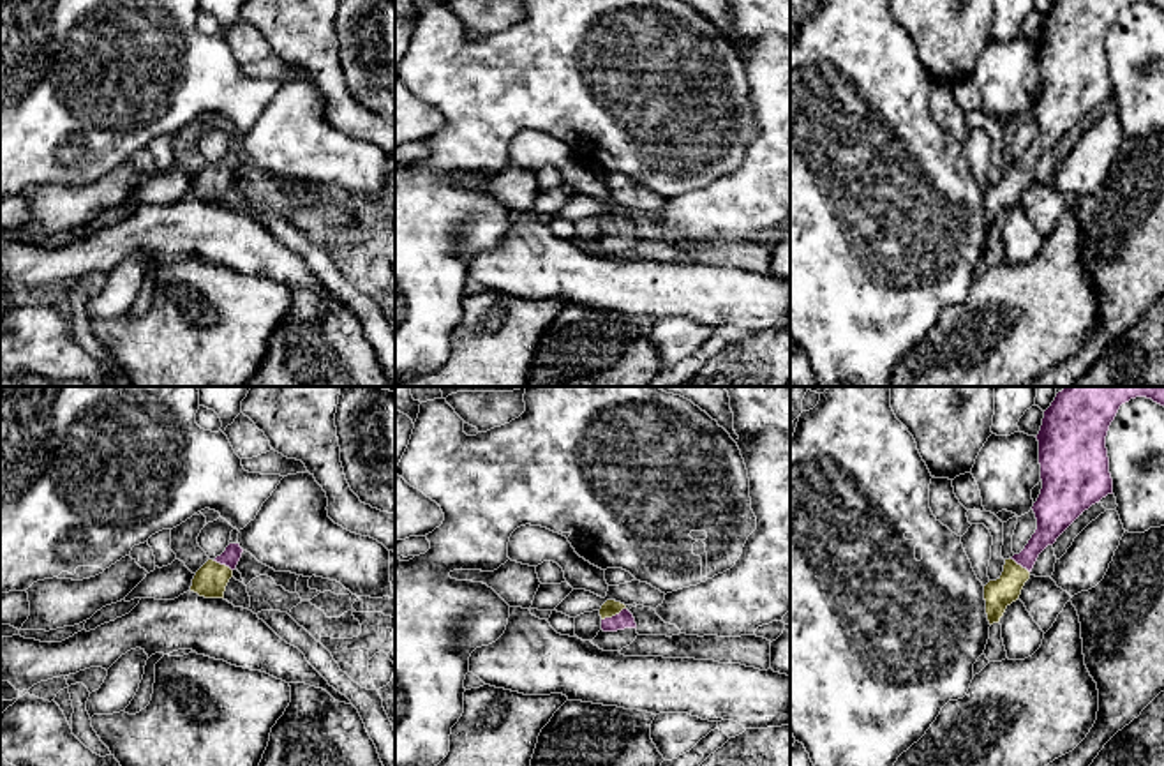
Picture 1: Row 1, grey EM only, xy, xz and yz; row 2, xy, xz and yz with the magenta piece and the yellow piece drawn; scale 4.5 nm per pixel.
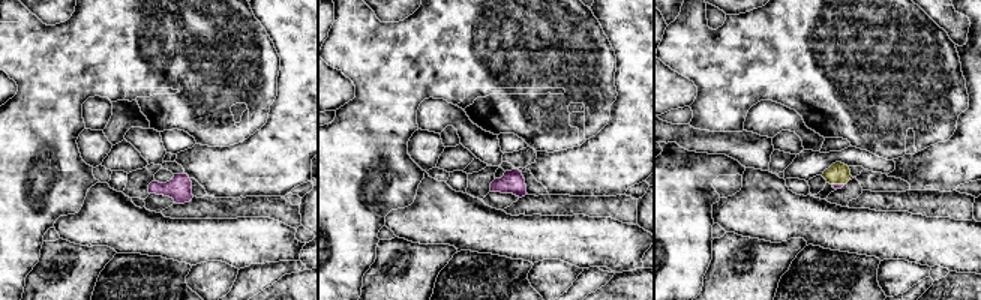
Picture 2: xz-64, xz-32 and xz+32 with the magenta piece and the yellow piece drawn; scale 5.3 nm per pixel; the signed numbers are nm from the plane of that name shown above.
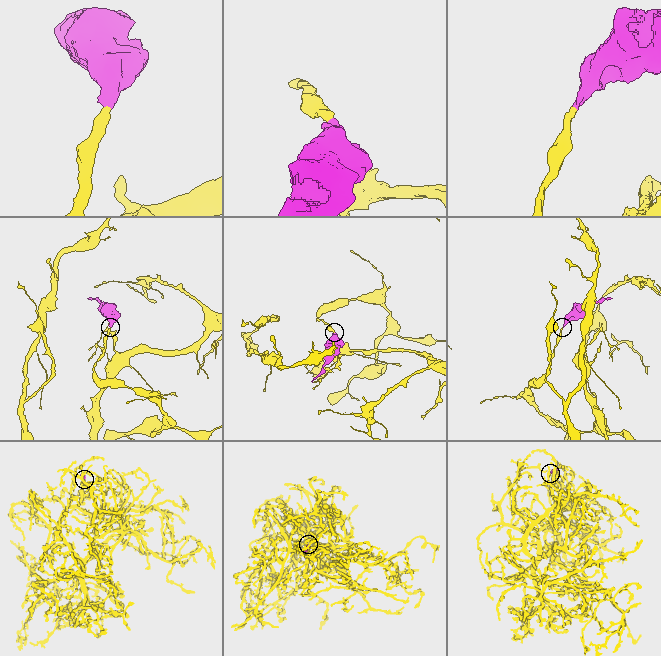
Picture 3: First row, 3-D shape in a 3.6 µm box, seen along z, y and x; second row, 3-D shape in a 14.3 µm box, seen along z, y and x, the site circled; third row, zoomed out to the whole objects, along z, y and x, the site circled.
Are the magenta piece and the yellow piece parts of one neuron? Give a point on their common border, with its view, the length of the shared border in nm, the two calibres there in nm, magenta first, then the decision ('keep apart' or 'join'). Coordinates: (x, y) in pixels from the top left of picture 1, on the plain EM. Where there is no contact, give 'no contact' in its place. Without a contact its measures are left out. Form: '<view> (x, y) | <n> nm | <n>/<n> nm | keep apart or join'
xz (612, 221) | 130 nm | 80/80 nm | join

